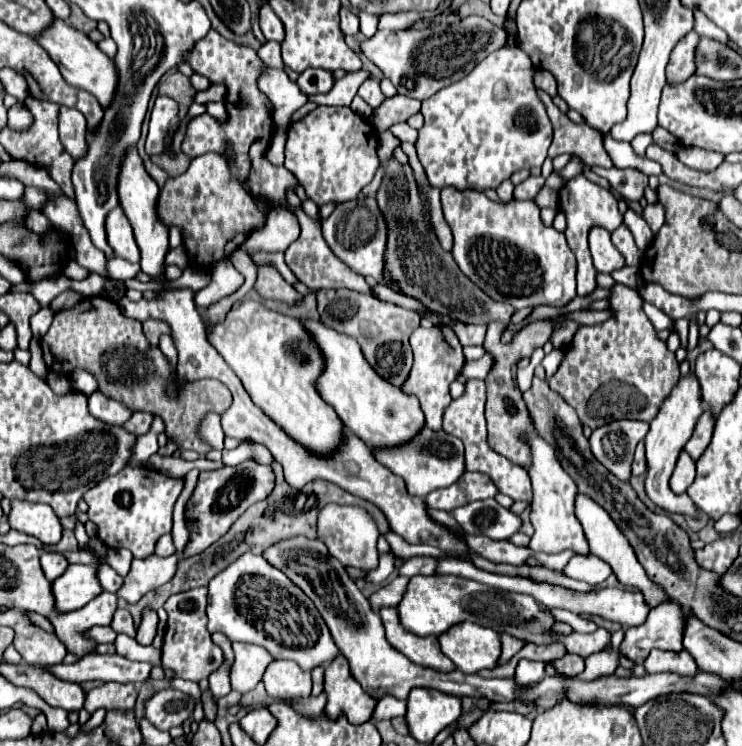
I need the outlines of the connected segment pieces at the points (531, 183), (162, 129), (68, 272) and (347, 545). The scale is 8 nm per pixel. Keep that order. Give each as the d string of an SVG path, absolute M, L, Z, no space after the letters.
M530 175L524 183L516 185L514 197L516 199L534 199L542 187L544 187L544 177L532 177Z
M158 97L152 109L150 131L146 139L146 153L156 155L164 151L164 137L178 129L178 103L170 97Z
M70 261L70 263L66 263L64 275L70 277L70 279L74 279L74 281L82 281L82 279L86 279L90 275L90 271L84 269L84 267L78 267L76 261Z
M328 503L320 509L316 529L318 529L318 539L328 547L330 555L336 557L342 565L350 565L356 569L374 569L378 565L376 539L380 537L380 531L374 519L364 509Z

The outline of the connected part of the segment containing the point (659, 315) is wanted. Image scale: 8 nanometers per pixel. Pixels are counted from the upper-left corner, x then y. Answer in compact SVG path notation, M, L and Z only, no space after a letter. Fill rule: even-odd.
M644 303L644 313L648 315L648 319L652 321L652 325L654 325L658 331L662 331L662 329L670 329L670 331L674 331L672 319L670 319L666 313L662 313L660 309L656 309L654 305Z

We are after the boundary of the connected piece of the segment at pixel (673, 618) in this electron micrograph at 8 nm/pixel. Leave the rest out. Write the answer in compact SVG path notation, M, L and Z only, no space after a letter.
M676 601L662 603L650 611L648 619L642 625L630 627L626 631L620 651L638 665L648 657L652 647L682 651L684 623L688 621L688 615L692 615L692 611L684 609Z

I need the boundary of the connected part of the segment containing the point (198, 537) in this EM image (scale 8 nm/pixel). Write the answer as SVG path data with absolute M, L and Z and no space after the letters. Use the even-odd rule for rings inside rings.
M244 461L238 467L220 467L214 471L202 471L194 495L186 505L186 515L196 519L190 531L190 543L184 555L194 555L204 551L208 545L218 541L234 521L256 501L262 501L274 489L274 471L270 465L260 465L256 461Z

